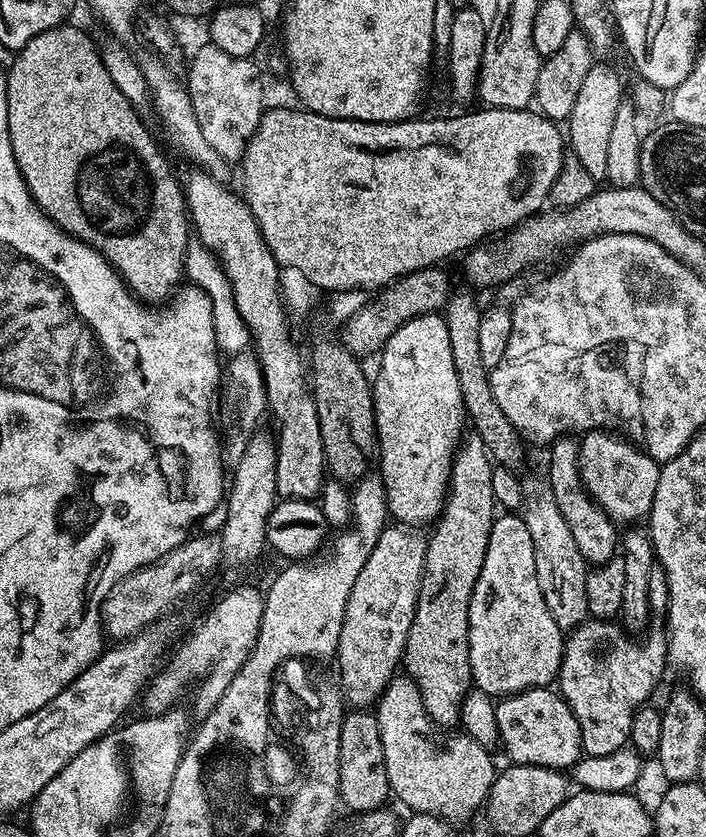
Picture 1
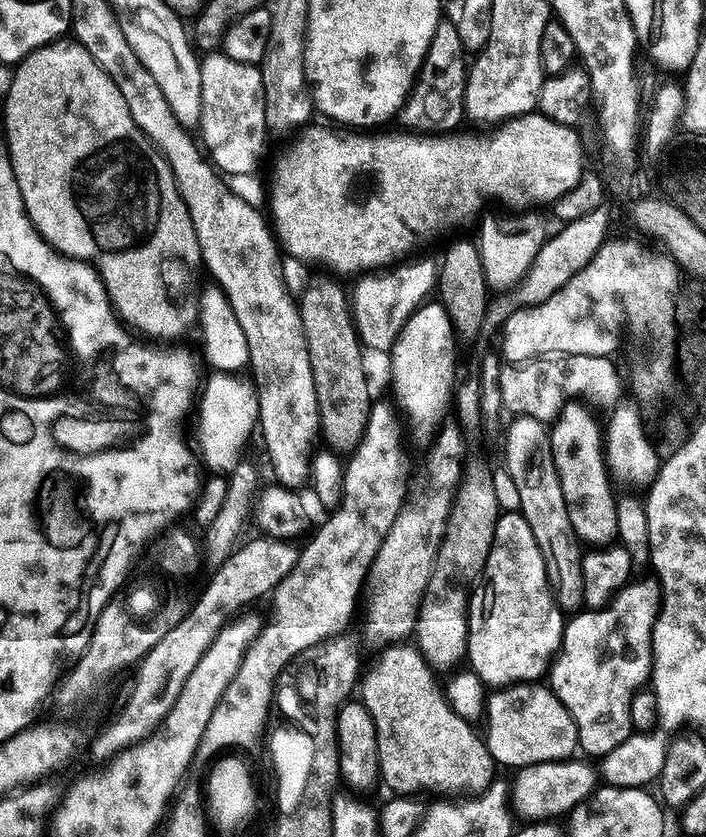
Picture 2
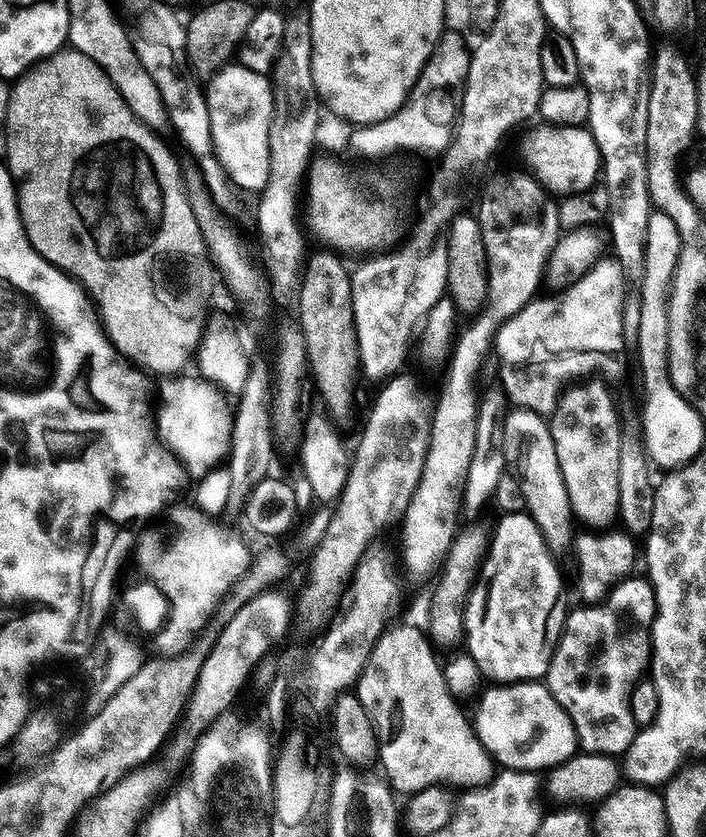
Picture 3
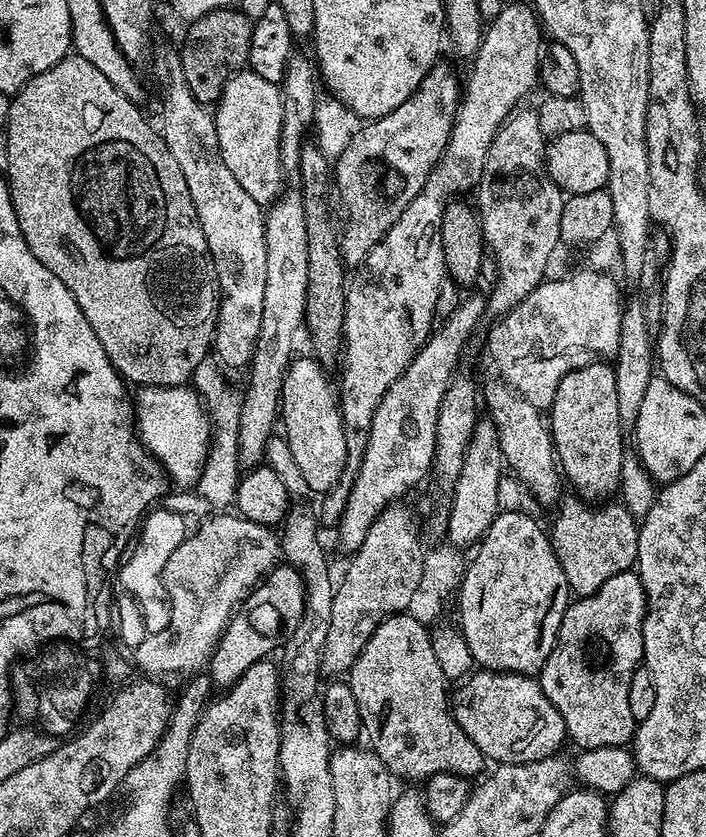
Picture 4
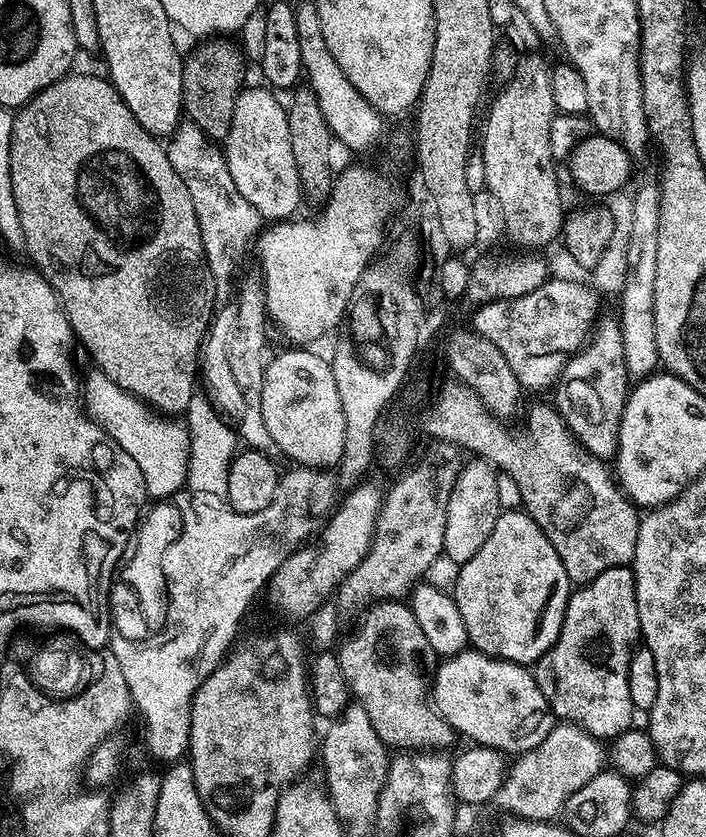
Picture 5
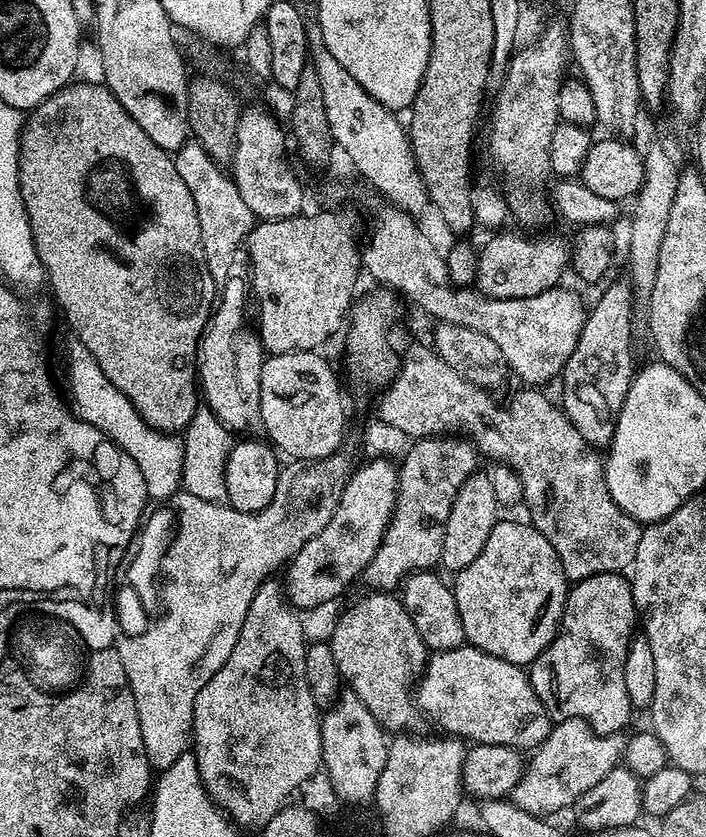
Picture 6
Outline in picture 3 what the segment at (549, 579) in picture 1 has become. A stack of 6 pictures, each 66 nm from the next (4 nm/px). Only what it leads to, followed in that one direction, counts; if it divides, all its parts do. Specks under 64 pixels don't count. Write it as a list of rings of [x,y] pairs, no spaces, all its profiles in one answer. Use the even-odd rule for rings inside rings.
[[[513,407],[511,411],[502,420],[504,462],[510,466],[522,490],[524,511],[536,523],[548,551],[553,557],[560,558],[567,548],[569,551],[573,547],[574,517],[570,498],[566,494],[566,482],[562,482],[562,470],[558,466],[558,450],[554,450],[552,429],[541,413],[517,407]]]

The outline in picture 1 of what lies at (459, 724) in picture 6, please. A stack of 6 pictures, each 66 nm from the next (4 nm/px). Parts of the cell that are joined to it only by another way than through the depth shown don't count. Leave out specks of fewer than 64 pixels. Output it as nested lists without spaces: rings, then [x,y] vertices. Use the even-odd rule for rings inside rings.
[[[551,687],[528,688],[503,697],[496,704],[496,725],[502,749],[512,764],[568,770],[581,759],[578,722],[563,696]]]

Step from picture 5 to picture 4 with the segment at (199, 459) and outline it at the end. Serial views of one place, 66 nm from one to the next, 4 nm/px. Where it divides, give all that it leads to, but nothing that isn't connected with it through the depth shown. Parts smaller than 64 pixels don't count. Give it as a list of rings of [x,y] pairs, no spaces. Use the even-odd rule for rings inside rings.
[[[199,359],[192,371],[191,385],[196,394],[202,397],[210,417],[211,439],[203,470],[196,483],[196,491],[214,510],[231,507],[235,501],[236,486],[239,483],[238,438],[241,411],[245,404],[245,389],[226,382],[221,370],[210,360]]]

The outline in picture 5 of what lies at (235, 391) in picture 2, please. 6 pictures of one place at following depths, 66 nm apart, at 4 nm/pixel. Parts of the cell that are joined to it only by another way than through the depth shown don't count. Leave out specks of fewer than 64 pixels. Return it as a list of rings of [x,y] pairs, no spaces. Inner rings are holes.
[[[99,370],[93,371],[93,376],[86,380],[84,396],[86,408],[93,420],[103,428],[104,433],[116,443],[134,462],[138,462],[138,470],[142,470],[144,479],[144,490],[149,497],[172,498],[176,491],[185,487],[188,479],[188,458],[189,458],[189,431],[179,419],[169,418],[164,414],[157,414],[139,396],[131,396],[124,392],[106,374]]]

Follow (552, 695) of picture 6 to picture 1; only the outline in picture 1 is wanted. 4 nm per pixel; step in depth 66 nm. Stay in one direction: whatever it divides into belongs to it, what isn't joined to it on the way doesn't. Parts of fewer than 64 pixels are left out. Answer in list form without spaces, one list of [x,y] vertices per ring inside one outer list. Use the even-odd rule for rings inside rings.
[[[666,574],[660,580],[649,584],[650,623],[647,644],[639,644],[619,623],[589,618],[567,633],[564,641],[564,657],[560,663],[558,691],[563,696],[580,727],[580,747],[584,756],[609,756],[625,747],[632,738],[634,714],[649,703],[648,695],[668,668],[668,635],[666,619],[668,614],[668,583]]]

